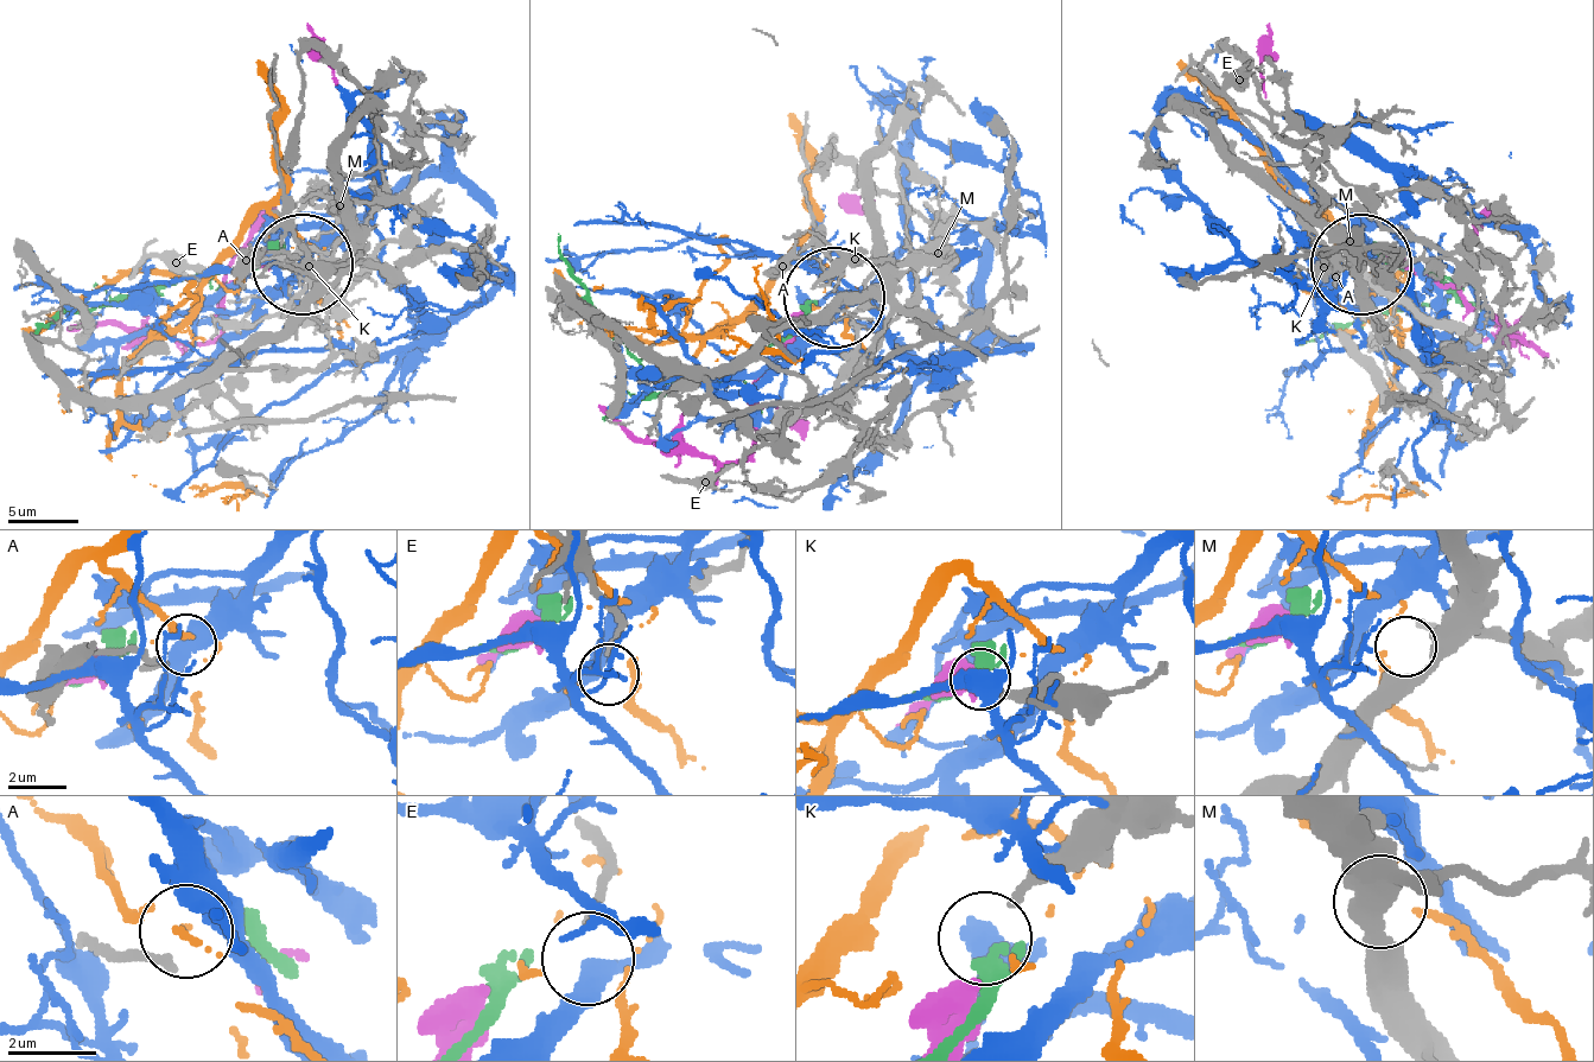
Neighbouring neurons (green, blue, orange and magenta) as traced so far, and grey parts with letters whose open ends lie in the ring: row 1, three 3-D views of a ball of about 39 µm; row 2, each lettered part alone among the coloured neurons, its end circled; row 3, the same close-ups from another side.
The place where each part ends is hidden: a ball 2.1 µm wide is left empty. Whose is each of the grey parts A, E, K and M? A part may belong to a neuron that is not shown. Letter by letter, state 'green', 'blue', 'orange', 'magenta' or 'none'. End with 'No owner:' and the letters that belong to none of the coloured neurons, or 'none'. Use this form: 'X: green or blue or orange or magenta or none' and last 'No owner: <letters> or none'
A: blue
E: none
K: magenta
M: none
No owner: E, M

